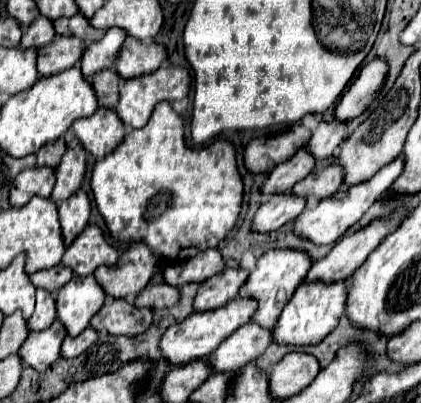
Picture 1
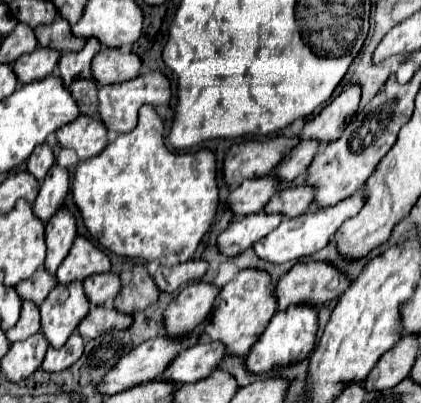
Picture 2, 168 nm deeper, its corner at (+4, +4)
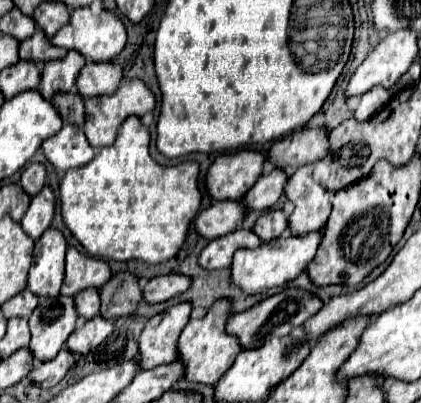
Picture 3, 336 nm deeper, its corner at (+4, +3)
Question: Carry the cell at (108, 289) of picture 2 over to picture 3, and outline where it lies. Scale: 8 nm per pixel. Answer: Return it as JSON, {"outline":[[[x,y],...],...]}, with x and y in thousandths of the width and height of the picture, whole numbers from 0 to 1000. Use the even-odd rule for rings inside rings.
{"outline":[[[207,715],[202,725],[188,725],[173,744],[178,744],[178,769],[192,789],[216,794],[221,784],[235,779],[235,720]]]}

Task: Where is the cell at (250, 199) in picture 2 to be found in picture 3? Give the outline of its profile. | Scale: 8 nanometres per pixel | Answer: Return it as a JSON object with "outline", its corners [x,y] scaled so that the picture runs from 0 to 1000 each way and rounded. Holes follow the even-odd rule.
{"outline":[[[511,501],[492,521],[482,521],[463,546],[463,571],[487,596],[525,591],[563,566],[563,551],[577,546],[572,501]]]}

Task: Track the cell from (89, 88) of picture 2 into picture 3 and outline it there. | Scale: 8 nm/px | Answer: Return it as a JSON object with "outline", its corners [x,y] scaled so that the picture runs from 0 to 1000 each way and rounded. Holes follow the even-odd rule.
{"outline":[[[183,228],[135,233],[121,243],[121,253],[154,303],[192,318],[192,308],[202,303],[202,258],[197,258],[197,243],[183,238]]]}

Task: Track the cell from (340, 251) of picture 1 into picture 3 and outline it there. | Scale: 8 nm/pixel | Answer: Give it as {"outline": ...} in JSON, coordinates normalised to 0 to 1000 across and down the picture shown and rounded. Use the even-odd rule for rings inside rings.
{"outline":[[[682,715],[625,749],[615,749],[610,759],[572,774],[572,779],[553,779],[539,804],[534,804],[534,819],[549,829],[549,834],[563,834],[568,844],[568,859],[572,868],[596,868],[596,864],[615,864],[620,854],[639,849],[648,834],[667,839],[667,834],[682,834],[696,814],[715,809],[734,784],[743,784],[758,764],[762,764],[762,744],[715,725],[715,720],[701,720],[701,715]]]}

